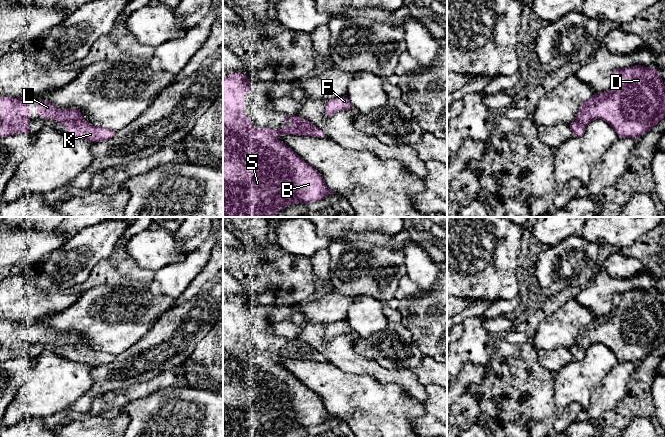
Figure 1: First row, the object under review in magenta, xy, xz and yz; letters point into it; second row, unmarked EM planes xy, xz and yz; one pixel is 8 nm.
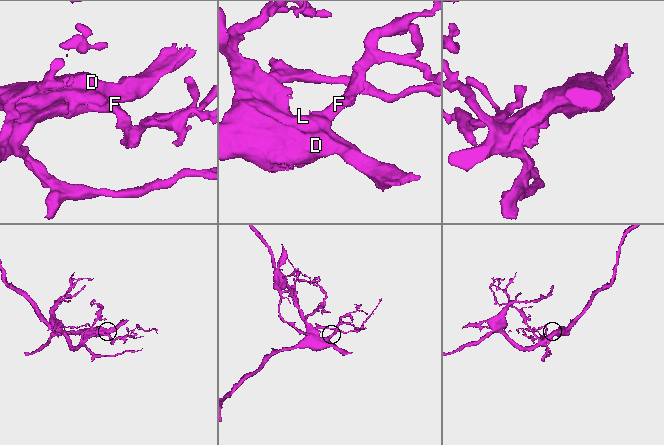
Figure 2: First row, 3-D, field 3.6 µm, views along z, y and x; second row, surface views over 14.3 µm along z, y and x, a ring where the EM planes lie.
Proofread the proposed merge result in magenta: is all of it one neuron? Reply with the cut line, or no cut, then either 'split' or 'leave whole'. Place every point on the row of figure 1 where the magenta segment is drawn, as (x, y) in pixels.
cut none; leave whole

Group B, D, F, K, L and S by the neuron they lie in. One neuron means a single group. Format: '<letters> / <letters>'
B D F K L S

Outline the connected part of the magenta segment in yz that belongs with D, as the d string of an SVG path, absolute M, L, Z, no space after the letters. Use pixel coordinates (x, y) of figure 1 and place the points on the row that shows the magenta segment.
M640 65L613 71L613 83L609 90L595 93L582 103L576 120L570 123L574 136L581 137L586 127L595 119L607 122L619 138L635 138L645 135L665 117L665 85L658 71Z

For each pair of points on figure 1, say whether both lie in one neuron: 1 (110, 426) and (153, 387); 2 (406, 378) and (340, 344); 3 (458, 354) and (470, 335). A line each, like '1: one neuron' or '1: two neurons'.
1: two neurons
2: one neuron
3: one neuron

